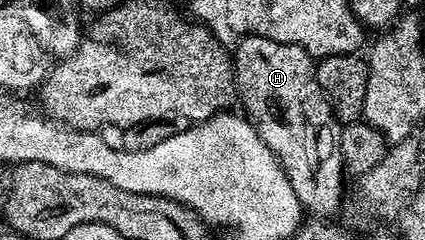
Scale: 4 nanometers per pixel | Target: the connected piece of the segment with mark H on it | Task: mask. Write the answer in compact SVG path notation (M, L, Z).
M246 36L234 48L236 90L239 103L244 103L243 111L258 130L262 142L266 142L272 148L272 153L280 159L285 174L290 178L290 186L294 186L294 194L298 194L301 205L312 214L332 214L328 212L339 213L342 208L346 169L333 141L331 144L328 140L320 140L320 136L326 135L327 132L337 131L338 121L331 104L328 103L328 97L318 86L316 65L317 61L306 50L302 50L302 46L274 42L261 36Z

